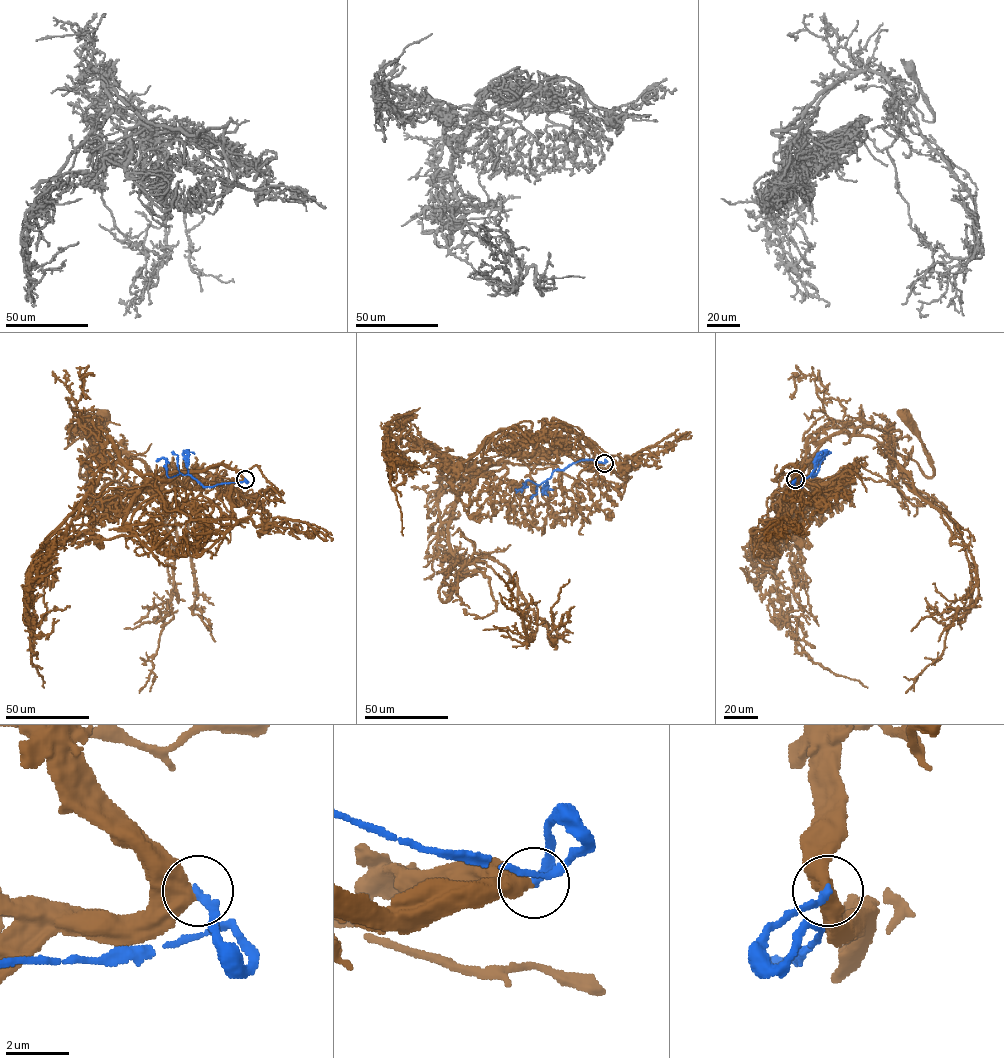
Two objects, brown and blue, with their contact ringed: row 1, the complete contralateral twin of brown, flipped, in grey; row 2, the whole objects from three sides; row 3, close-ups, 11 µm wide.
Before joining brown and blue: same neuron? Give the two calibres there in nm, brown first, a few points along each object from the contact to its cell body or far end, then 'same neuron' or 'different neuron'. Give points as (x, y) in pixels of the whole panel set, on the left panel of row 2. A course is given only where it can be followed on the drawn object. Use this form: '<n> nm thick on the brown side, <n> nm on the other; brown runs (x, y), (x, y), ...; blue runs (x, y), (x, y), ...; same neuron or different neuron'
650 nm thick on the brown side, 260 nm on the other; brown runs (244, 479), (221, 464), (168, 480), (140, 474), (117, 462), (94, 432), (80, 477), (103, 418); blue runs (244, 479), (203, 487), (187, 473), (169, 477), (166, 459), (156, 461); different neuron

